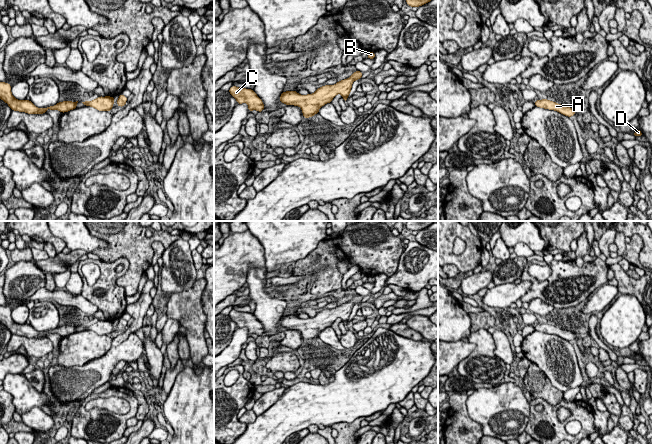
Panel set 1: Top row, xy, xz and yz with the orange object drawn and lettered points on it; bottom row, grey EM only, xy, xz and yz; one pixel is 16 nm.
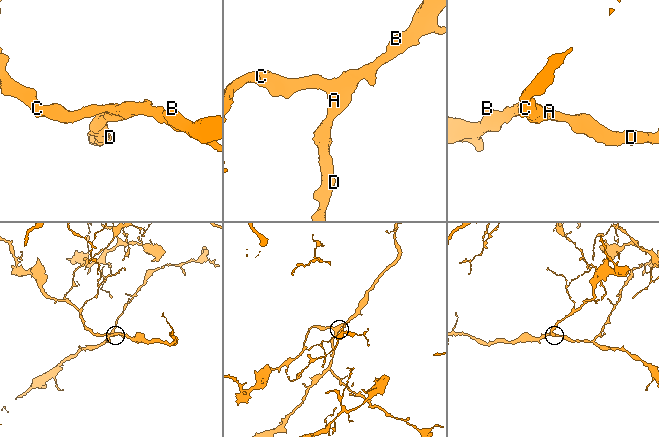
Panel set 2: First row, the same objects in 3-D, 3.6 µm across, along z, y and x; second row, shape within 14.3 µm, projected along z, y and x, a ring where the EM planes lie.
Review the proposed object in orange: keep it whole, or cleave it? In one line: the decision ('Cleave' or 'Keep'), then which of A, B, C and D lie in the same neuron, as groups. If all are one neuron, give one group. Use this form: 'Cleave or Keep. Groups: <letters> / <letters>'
Keep. Groups: A B C D

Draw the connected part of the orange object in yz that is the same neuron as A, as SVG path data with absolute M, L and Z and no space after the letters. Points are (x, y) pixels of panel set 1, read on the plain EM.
M546 322L543 324L537 323L534 328L540 332L557 335L567 341L574 340L576 337L575 333L547 324Z

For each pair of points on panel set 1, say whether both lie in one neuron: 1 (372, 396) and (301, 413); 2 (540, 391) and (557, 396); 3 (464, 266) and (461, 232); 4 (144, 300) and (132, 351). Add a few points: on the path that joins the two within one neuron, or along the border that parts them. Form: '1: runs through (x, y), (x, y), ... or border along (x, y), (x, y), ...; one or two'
1: runs through (354, 397), (331, 404), (319, 404); one
2: runs through (544, 391), (553, 396); one
3: runs through (469, 258), (469, 240); one
4: border along (134, 332), (119, 344), (114, 345); two

